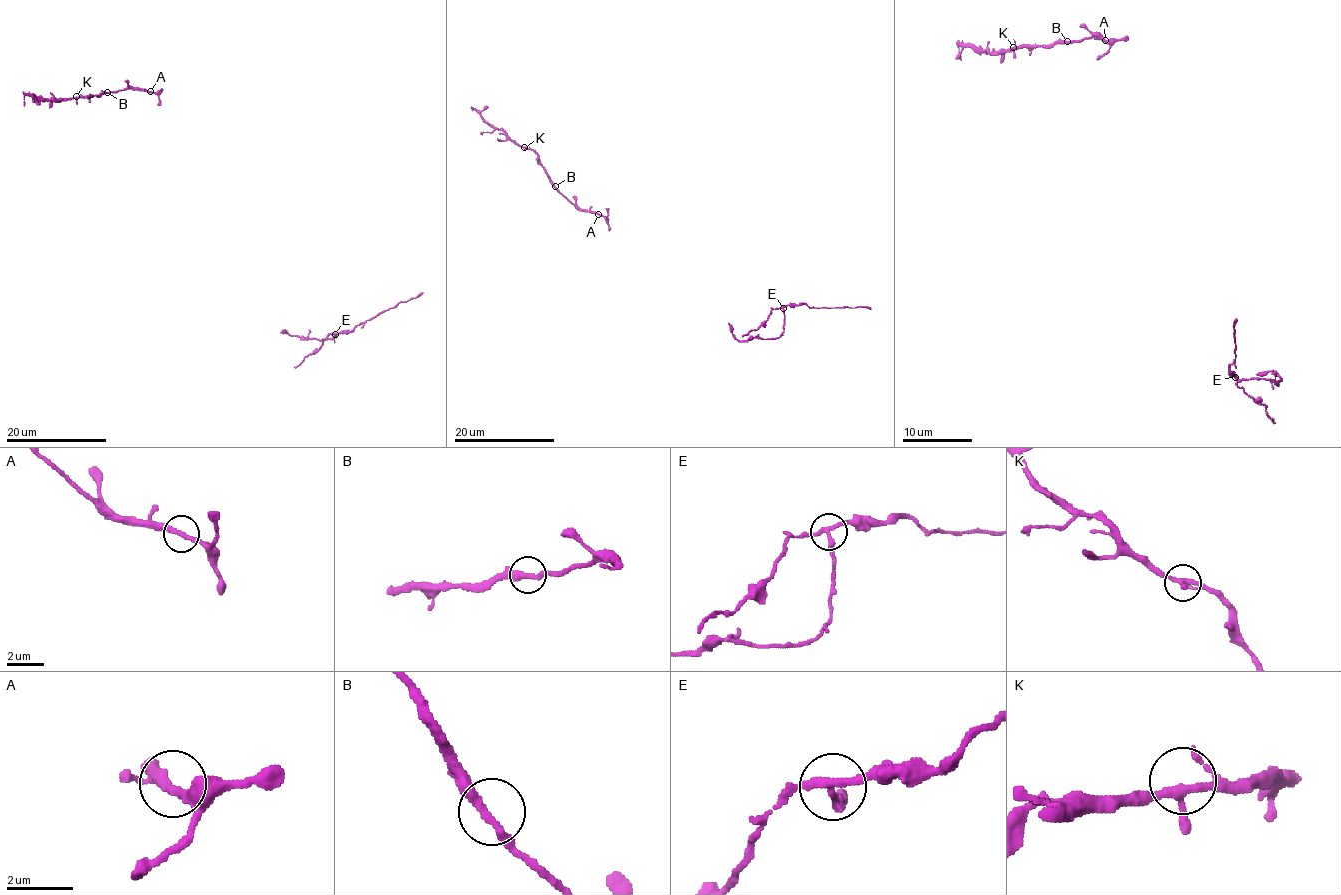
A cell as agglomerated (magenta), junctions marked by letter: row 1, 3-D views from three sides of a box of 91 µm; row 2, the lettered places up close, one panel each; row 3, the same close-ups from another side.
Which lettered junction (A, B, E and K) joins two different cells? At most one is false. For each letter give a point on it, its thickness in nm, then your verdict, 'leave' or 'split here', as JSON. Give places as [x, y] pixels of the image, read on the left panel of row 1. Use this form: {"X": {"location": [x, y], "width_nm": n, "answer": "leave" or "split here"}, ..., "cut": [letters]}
{"A": {"location": [150, 91], "width_nm": 240, "answer": "leave"}, "B": {"location": [107, 92], "width_nm": 280, "answer": "leave"}, "E": {"location": [335, 334], "width_nm": 220, "answer": "split here"}, "K": {"location": [76, 96], "width_nm": 220, "answer": "leave"}, "cut": ["E"]}

